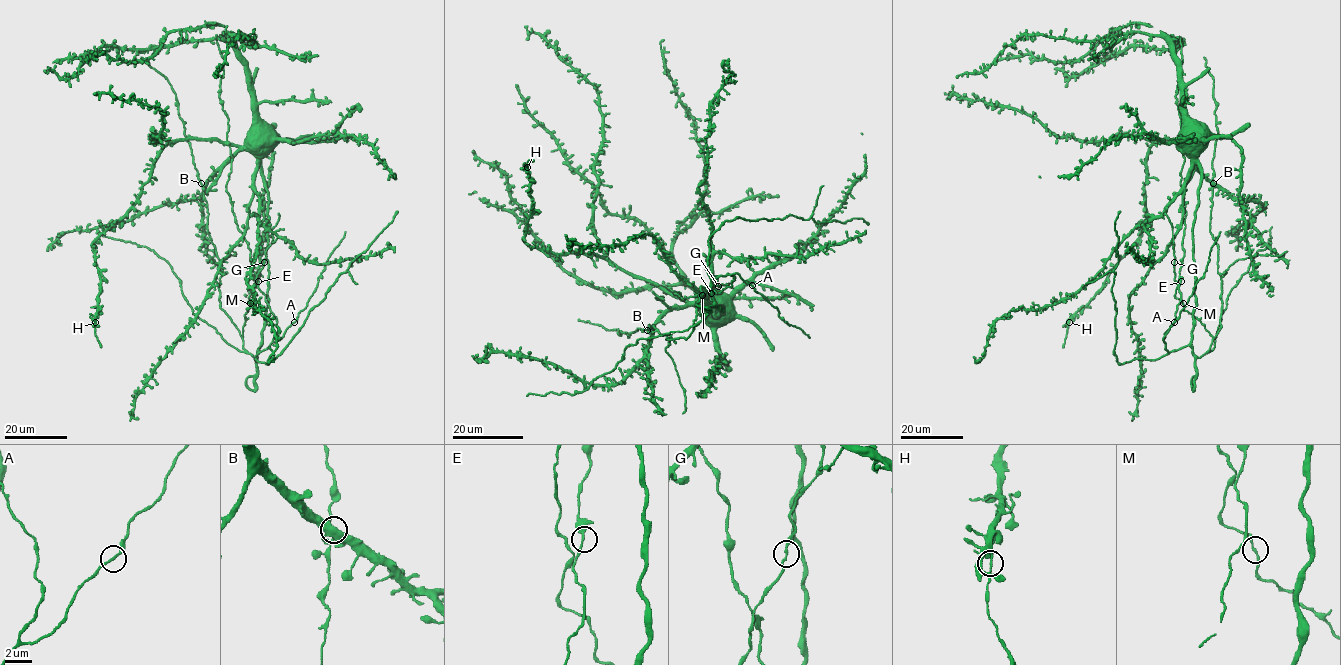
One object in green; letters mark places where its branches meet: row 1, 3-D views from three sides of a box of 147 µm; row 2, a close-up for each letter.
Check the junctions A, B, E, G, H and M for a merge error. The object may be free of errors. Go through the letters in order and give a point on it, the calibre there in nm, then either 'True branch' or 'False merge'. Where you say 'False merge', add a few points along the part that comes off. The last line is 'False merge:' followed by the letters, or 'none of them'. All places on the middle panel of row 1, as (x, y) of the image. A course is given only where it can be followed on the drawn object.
A: Place: (752, 285). Thickness 160 nm. True branch
B: Place: (647, 330). Thickness 130 nm. True branch
E: Place: (711, 293). Thickness 200 nm. True branch
G: Place: (718, 286). Thickness 140 nm. True branch
H: Place: (527, 167). Thickness 110 nm. False merge
M: Place: (702, 295). Thickness 150 nm. True branch
False merge: H

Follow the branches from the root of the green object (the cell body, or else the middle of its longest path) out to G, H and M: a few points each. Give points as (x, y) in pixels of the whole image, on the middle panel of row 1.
G: (708, 297), (667, 311), (649, 328), (671, 335), (668, 340), (686, 339), (701, 287), (717, 286)
H: (708, 297), (680, 300), (599, 255), (554, 253), (530, 247), (523, 240), (532, 208), (527, 167)
M: (708, 297), (699, 296), (667, 311), (649, 328), (671, 335), (668, 340), (686, 339), (702, 296)

